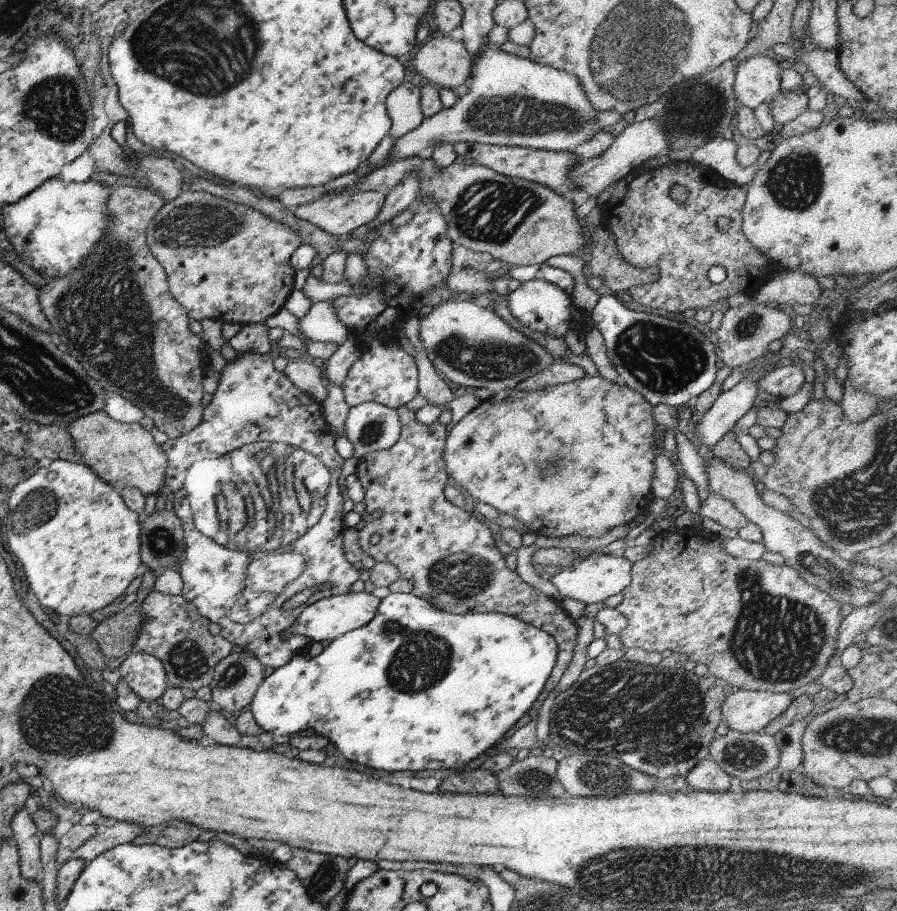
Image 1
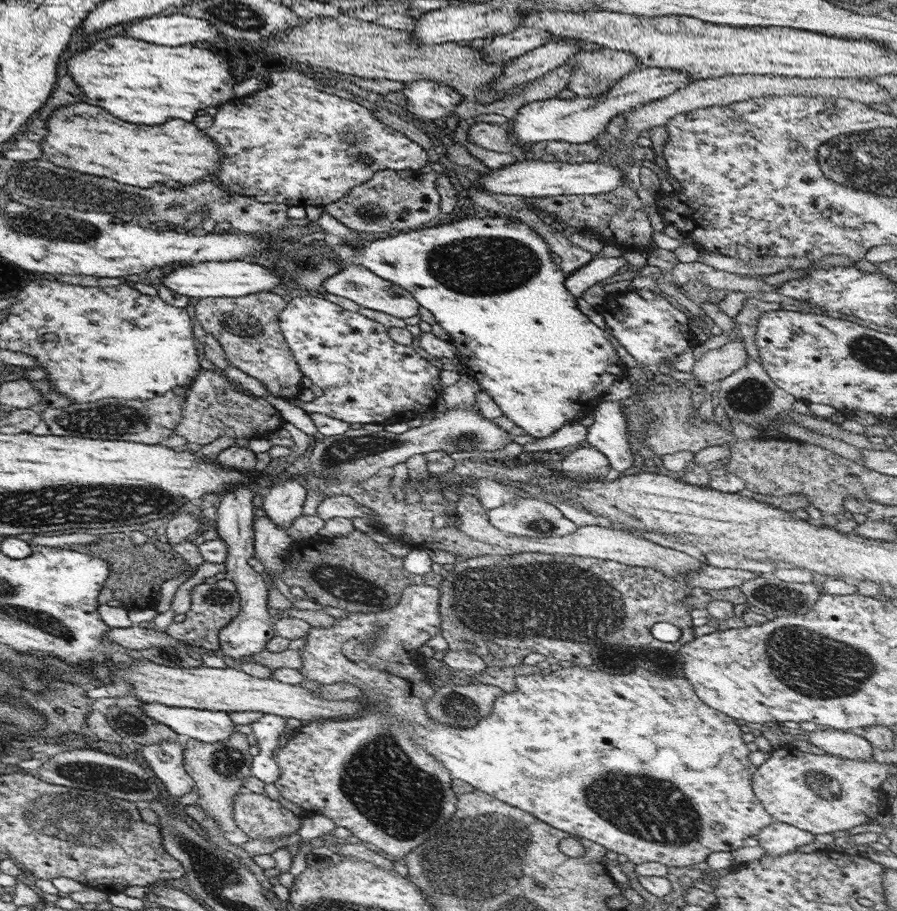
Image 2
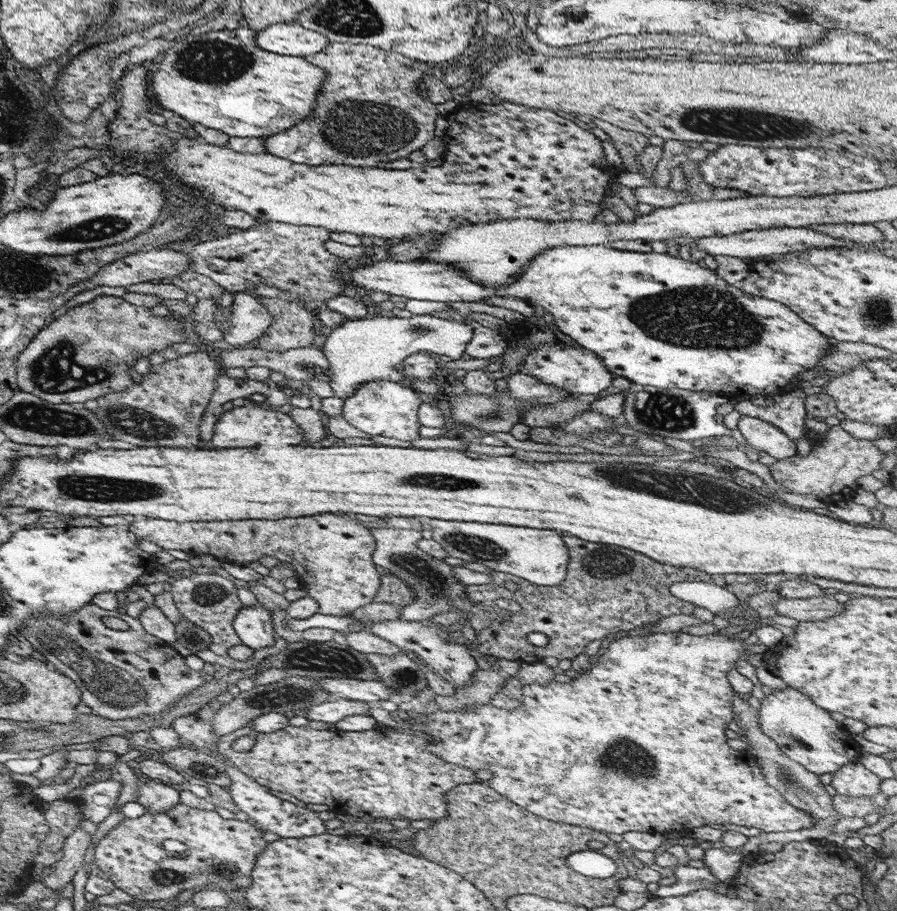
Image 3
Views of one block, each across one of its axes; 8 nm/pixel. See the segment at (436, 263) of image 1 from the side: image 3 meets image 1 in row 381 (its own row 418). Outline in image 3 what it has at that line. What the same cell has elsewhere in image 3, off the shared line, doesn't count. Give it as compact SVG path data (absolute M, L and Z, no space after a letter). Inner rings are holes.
M377 379L377 381L365 381L355 387L354 392L342 399L341 416L357 430L372 436L383 436L400 441L412 441L419 439L419 429L416 413L421 405L421 400L411 387L400 381Z

